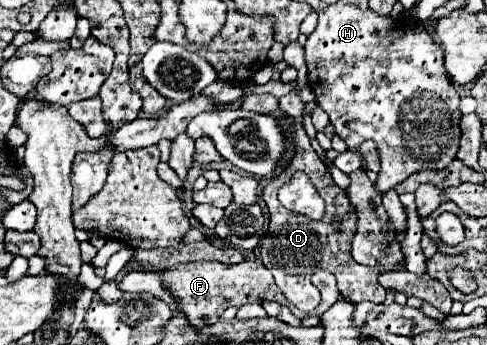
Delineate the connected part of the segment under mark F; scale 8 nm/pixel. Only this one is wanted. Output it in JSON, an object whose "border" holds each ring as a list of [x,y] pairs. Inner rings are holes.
{"border":[[[244,260],[238,264],[220,264],[220,262],[178,264],[164,270],[164,286],[172,292],[174,298],[178,298],[180,310],[186,314],[188,322],[194,328],[202,328],[218,322],[220,314],[228,306],[242,306],[250,302],[256,302],[256,304],[277,302],[280,305],[286,305],[299,319],[302,317],[301,311],[290,304],[282,292],[276,290],[270,270],[254,260]]]}

